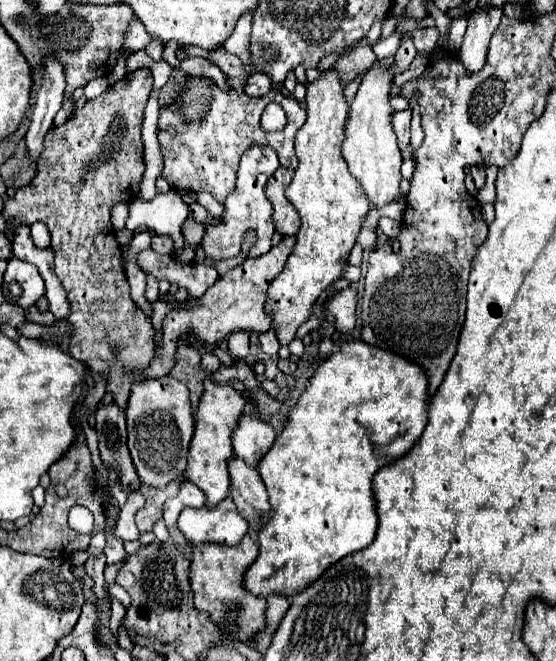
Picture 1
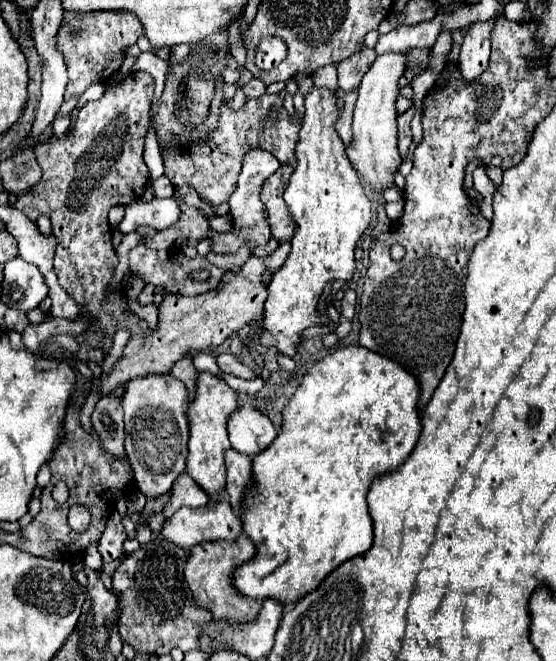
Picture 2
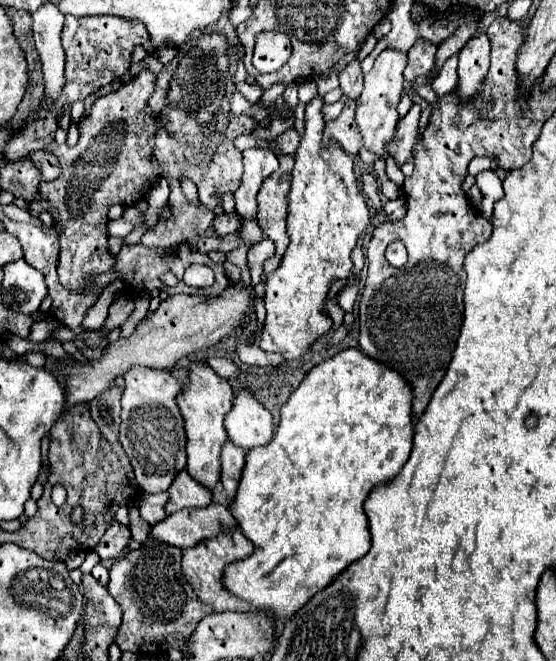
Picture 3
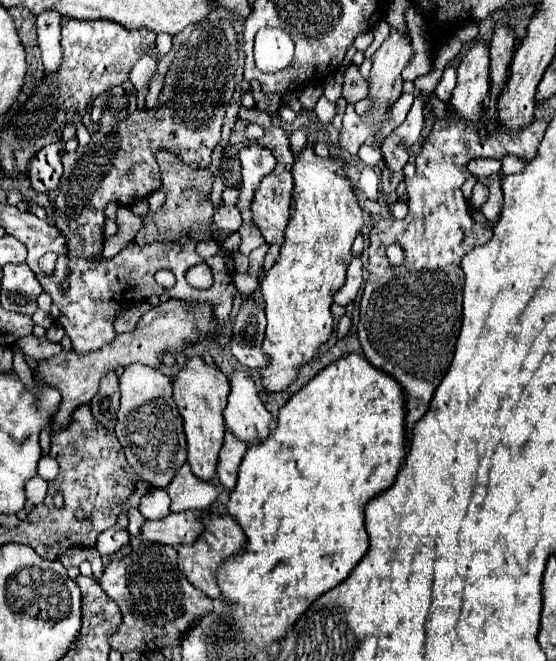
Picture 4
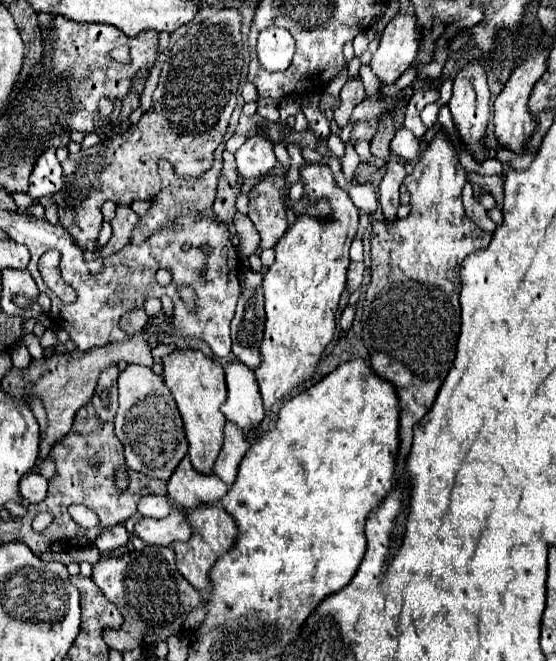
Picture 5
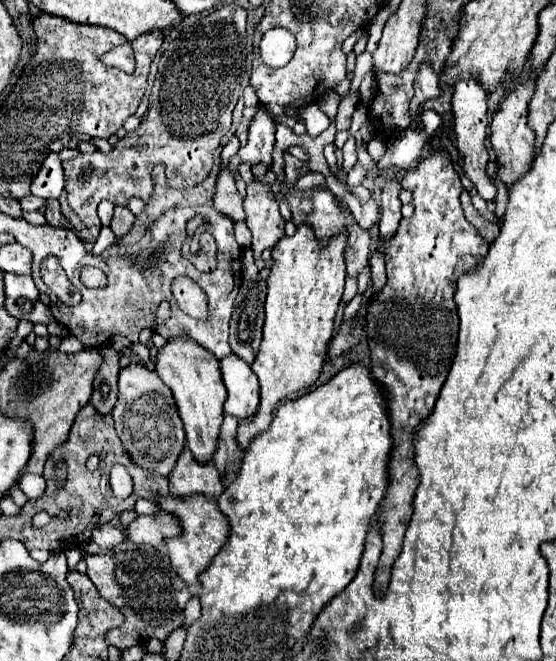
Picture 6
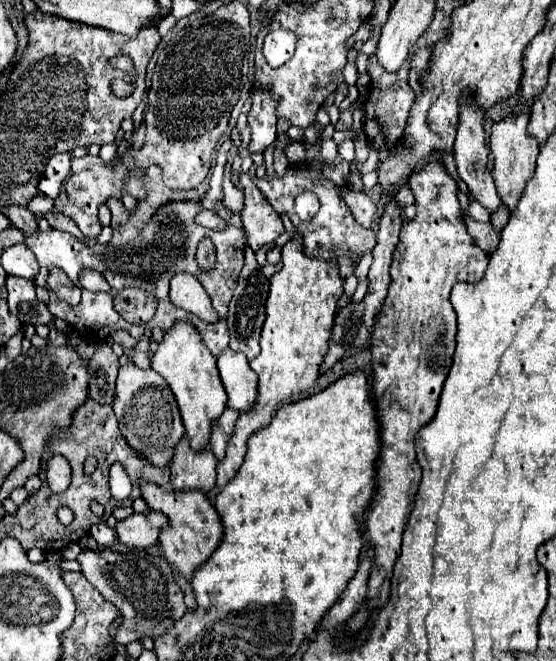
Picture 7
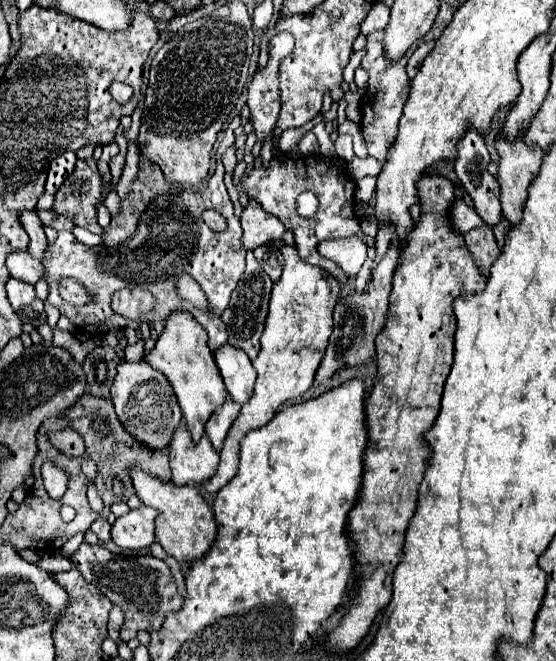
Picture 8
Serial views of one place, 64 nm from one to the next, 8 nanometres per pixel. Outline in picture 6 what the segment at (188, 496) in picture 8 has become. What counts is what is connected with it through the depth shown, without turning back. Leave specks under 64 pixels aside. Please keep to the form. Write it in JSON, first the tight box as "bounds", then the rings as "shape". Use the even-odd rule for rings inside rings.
{"bounds":[156,496,230,584],"shape":[[[172,496],[156,498],[160,508],[176,514],[182,522],[182,536],[168,538],[166,548],[172,556],[172,566],[180,574],[180,578],[186,584],[200,584],[200,574],[208,568],[208,564],[214,560],[214,556],[220,552],[220,548],[228,542],[230,536],[230,524],[228,518],[220,512],[216,500],[208,500],[206,496],[192,496],[192,500],[176,500]]]}

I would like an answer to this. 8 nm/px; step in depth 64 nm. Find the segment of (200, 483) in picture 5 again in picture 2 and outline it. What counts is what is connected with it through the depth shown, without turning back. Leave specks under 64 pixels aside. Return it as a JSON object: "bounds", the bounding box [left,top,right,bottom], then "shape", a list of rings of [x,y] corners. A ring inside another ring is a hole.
{"bounds":[164,476,208,520],"shape":[[[180,476],[180,480],[176,480],[176,484],[172,486],[172,494],[170,494],[170,500],[168,504],[164,504],[164,516],[166,520],[172,518],[172,514],[182,508],[182,506],[190,506],[190,508],[198,508],[198,506],[204,506],[208,504],[208,494],[188,476]]]}

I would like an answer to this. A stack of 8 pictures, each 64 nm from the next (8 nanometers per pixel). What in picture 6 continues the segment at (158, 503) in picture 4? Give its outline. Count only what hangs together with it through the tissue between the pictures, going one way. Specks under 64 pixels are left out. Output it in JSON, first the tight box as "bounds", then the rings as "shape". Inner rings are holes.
{"bounds":[136,498,164,516],"shape":[[[138,498],[136,500],[136,512],[138,514],[148,514],[148,516],[154,516],[156,512],[164,512],[156,502],[152,500],[146,500],[146,498]]]}

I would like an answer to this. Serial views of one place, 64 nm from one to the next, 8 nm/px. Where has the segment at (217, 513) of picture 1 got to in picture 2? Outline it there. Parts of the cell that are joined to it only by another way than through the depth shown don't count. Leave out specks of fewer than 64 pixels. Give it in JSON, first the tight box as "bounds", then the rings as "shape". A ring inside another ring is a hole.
{"bounds":[162,500,244,548],"shape":[[[218,500],[218,502],[208,502],[202,508],[180,508],[172,520],[164,522],[162,536],[172,540],[180,548],[192,548],[200,542],[208,540],[226,540],[226,542],[236,542],[236,538],[244,532],[242,520],[232,512],[232,506],[228,500]]]}

